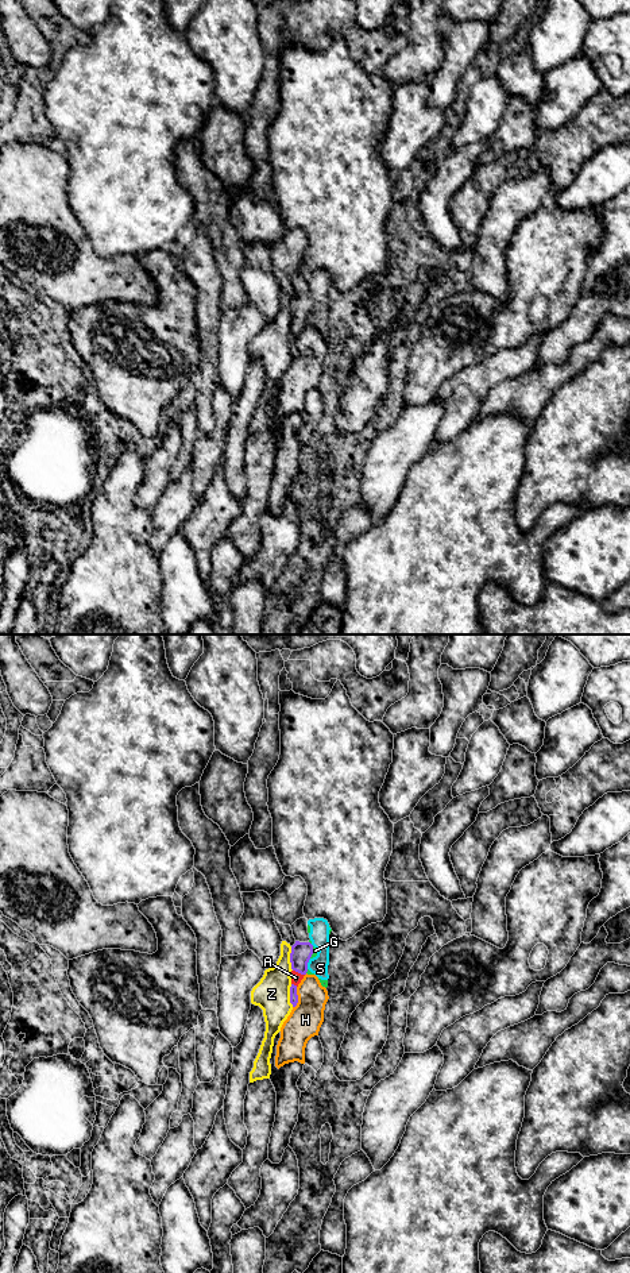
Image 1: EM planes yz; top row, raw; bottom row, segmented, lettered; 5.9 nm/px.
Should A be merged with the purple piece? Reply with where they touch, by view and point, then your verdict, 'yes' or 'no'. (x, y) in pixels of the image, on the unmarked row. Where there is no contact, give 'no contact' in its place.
yz (298, 324) | yes

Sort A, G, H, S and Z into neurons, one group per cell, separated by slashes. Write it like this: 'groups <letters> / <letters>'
groups A / G S / H / Z

